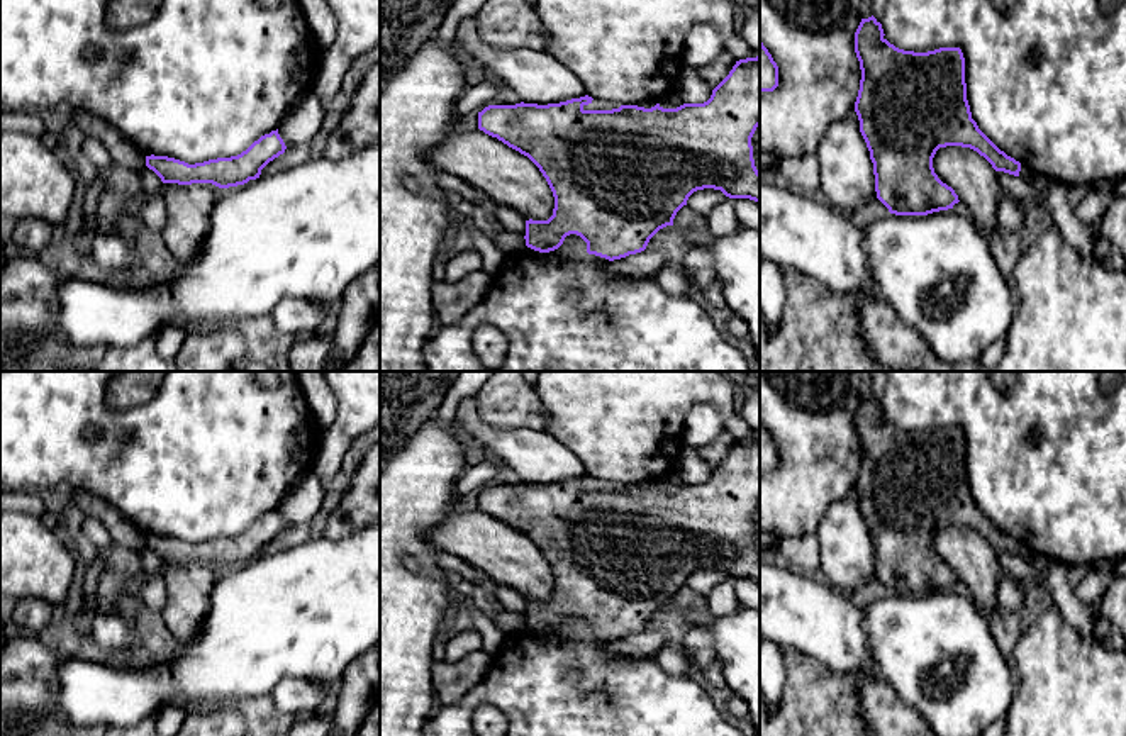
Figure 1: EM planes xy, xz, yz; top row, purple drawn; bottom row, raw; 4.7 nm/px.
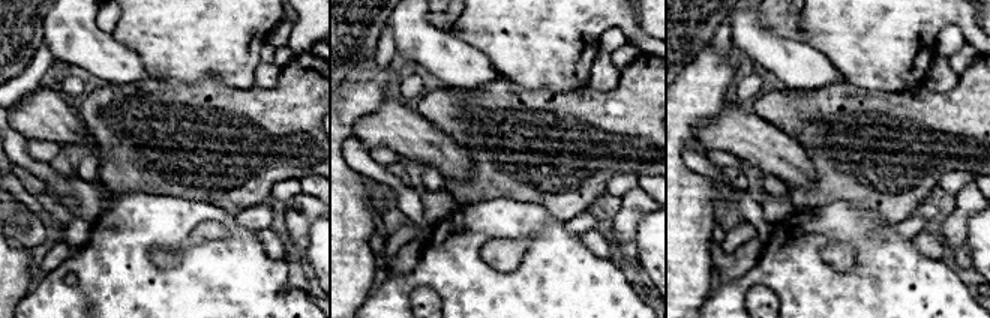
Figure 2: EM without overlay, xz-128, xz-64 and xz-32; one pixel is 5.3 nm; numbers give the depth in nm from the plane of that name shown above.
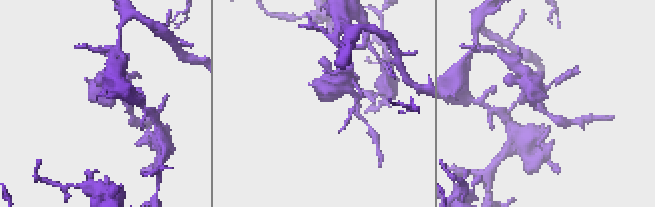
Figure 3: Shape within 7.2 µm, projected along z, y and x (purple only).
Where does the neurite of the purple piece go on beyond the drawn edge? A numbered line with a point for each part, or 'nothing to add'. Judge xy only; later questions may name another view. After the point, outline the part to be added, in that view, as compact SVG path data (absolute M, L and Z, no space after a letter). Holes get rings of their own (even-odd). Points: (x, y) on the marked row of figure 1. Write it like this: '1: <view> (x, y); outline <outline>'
nothing to add

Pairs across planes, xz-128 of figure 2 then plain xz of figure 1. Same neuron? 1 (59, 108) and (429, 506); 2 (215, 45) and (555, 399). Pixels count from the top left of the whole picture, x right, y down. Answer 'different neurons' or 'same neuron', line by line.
1: different neurons
2: same neuron

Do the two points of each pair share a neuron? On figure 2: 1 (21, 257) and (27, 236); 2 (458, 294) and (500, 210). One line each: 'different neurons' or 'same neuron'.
1: different neurons
2: same neuron

